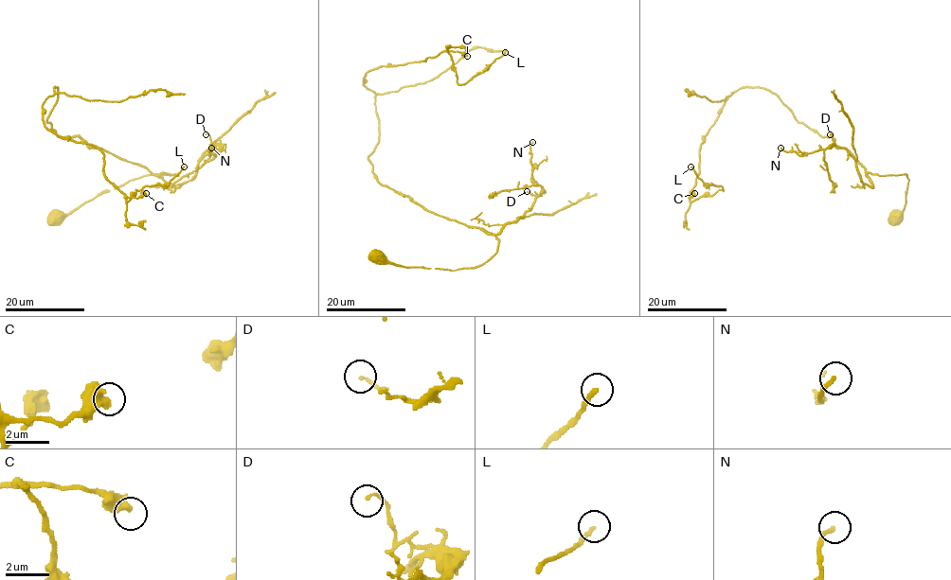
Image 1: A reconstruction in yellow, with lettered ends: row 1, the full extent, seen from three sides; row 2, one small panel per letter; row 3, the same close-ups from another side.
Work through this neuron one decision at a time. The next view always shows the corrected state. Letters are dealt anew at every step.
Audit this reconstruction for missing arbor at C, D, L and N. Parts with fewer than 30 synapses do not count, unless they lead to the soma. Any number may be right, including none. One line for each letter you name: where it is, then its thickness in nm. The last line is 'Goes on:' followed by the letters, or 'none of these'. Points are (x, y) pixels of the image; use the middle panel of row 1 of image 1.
Goes on: none of these

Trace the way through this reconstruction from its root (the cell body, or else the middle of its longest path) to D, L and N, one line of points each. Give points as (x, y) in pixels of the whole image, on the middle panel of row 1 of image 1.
D: (379, 254), (405, 267), (482, 265), (499, 240), (481, 229), (496, 234), (520, 218), (535, 200), (527, 191)
L: (379, 254), (457, 270), (484, 264), (499, 240), (378, 181), (364, 76), (447, 51), (464, 84), (505, 52)
N: (379, 254), (405, 267), (484, 264), (499, 240), (481, 229), (496, 234), (540, 193), (531, 174), (532, 142)

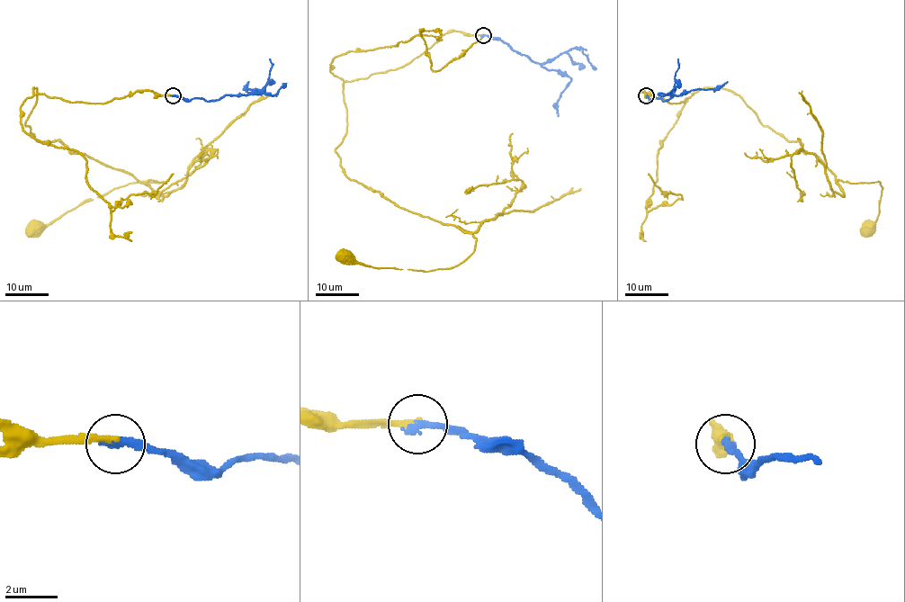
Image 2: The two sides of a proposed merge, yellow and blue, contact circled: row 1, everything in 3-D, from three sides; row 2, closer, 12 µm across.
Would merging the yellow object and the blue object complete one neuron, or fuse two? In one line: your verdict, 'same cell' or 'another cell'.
same cell

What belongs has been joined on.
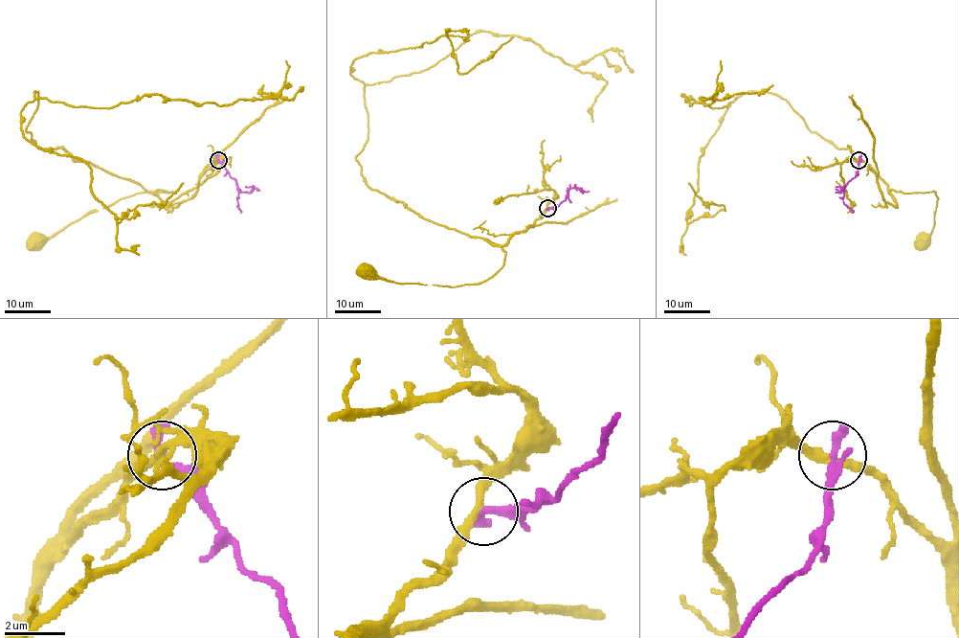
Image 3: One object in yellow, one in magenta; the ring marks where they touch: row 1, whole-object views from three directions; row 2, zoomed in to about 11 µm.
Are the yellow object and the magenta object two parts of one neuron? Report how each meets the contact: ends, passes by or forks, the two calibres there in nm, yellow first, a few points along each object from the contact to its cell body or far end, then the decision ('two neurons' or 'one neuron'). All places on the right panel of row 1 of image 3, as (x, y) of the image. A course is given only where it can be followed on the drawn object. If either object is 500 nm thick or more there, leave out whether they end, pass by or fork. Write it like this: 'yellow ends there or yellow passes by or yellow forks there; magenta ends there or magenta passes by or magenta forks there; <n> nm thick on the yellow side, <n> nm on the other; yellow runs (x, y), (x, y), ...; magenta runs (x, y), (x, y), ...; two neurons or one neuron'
yellow passes by; magenta ends there; 280 nm thick on the yellow side, 380 nm on the other; yellow runs (858, 160), (876, 174), (882, 197), (894, 206), (892, 190), (934, 192), (934, 223), (930, 235), (921, 241); magenta runs (858, 160), (858, 173), (840, 192), (839, 186), (836, 188); two neurons

